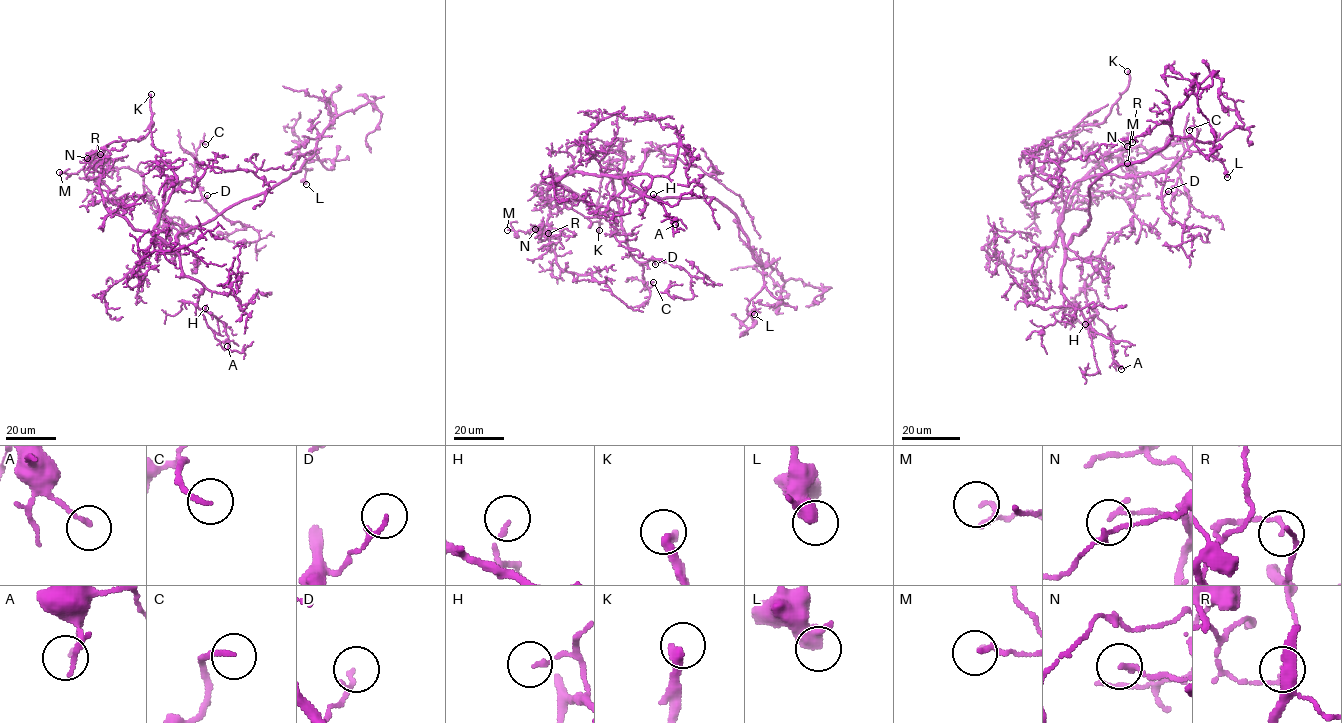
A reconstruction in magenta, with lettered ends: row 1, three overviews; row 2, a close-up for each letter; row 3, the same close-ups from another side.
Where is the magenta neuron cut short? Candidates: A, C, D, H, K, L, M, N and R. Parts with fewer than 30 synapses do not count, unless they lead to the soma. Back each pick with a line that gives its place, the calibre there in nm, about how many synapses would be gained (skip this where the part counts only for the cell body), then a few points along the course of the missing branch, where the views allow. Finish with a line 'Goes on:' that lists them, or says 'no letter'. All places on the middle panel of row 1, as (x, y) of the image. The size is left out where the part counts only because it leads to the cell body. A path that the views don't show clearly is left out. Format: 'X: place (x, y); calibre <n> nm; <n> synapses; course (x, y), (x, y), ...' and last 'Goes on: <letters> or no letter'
C: place (653, 282); calibre 160 nm; 40 synapses; course (653, 282), (659, 281), (672, 294), (676, 294), (682, 287)
K: place (599, 230); calibre 320 nm; 140 synapses; course (599, 230), (601, 233), (592, 227), (587, 228), (583, 237), (566, 238), (567, 242)
Goes on: C, K

